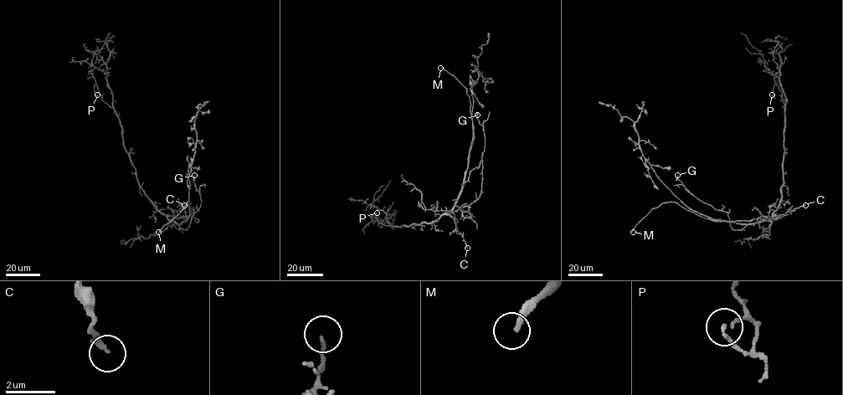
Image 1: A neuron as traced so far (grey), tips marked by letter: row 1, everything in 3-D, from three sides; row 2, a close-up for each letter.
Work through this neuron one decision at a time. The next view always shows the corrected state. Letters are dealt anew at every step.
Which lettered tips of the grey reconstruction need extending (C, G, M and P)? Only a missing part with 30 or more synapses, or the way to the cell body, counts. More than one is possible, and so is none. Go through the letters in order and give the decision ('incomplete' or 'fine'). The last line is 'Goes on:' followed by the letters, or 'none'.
C: fine
G: fine
M: incomplete
P: fine
Goes on: M

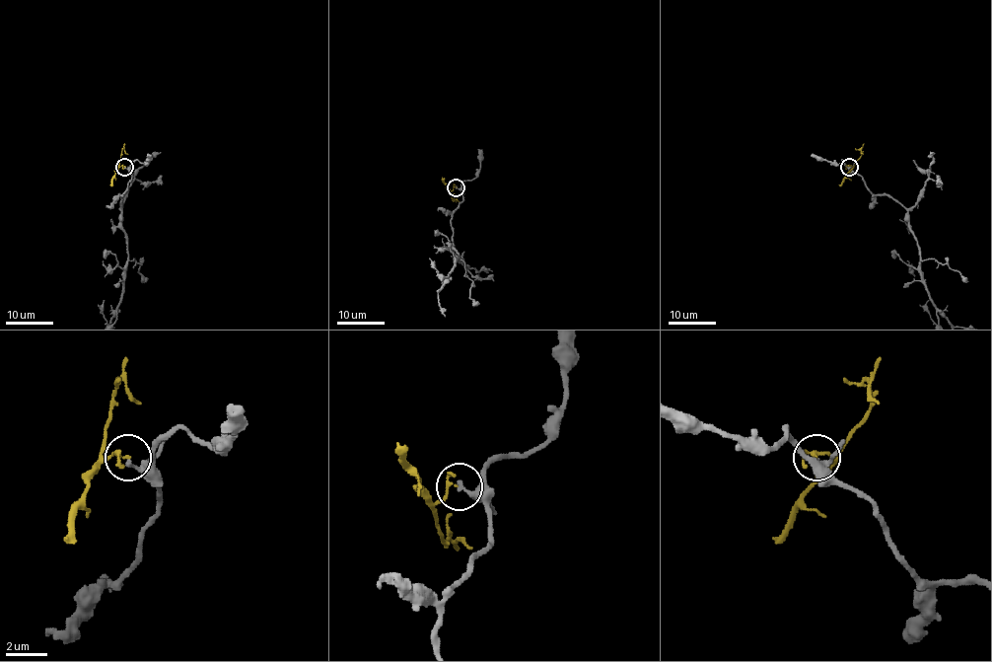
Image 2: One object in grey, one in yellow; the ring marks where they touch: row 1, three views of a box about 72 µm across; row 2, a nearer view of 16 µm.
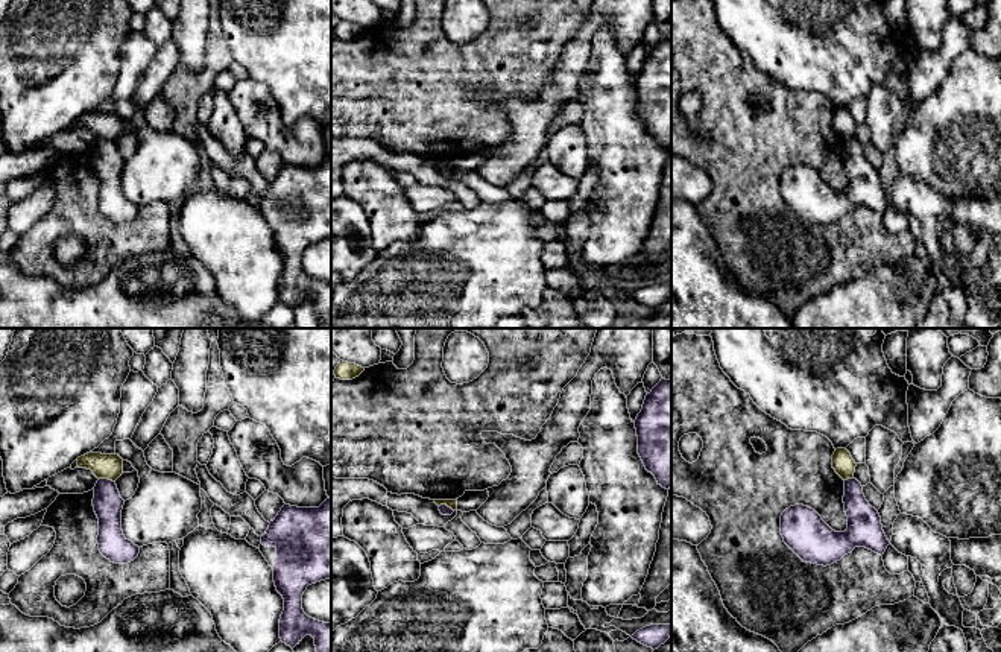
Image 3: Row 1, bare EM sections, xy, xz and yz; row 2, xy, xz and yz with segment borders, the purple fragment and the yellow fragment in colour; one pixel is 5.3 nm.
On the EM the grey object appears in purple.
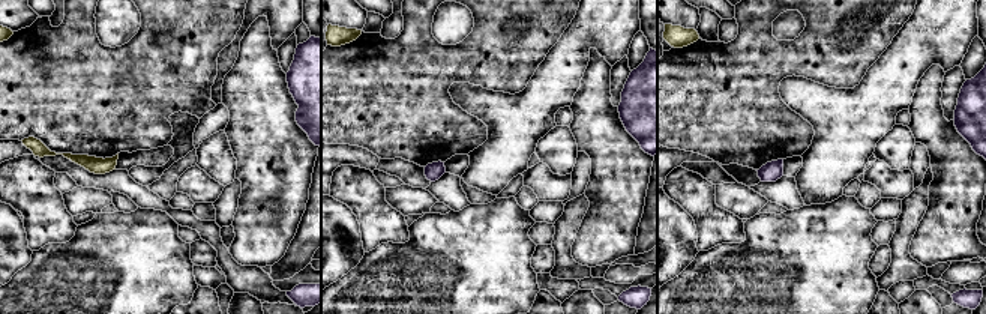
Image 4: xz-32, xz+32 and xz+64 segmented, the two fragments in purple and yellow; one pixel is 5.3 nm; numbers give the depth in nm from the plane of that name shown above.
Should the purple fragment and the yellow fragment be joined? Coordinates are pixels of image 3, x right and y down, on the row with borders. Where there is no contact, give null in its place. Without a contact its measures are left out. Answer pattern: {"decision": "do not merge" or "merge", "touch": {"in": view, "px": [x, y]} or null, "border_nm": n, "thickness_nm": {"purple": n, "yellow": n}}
{"decision": "do not merge", "touch": {"in": "xy", "px": [107, 479]}, "border_nm": 90, "thickness_nm": {"purple": 150, "yellow": 130}}

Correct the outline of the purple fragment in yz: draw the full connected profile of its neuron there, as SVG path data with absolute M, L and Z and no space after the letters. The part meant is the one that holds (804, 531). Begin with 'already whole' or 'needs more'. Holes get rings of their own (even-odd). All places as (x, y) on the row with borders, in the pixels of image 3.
already whole; M857 479L845 480L845 512L848 529L832 530L811 508L794 505L781 515L781 535L784 543L804 561L817 565L831 565L851 553L855 547L866 547L884 555L887 540L881 517L869 505L863 486Z

